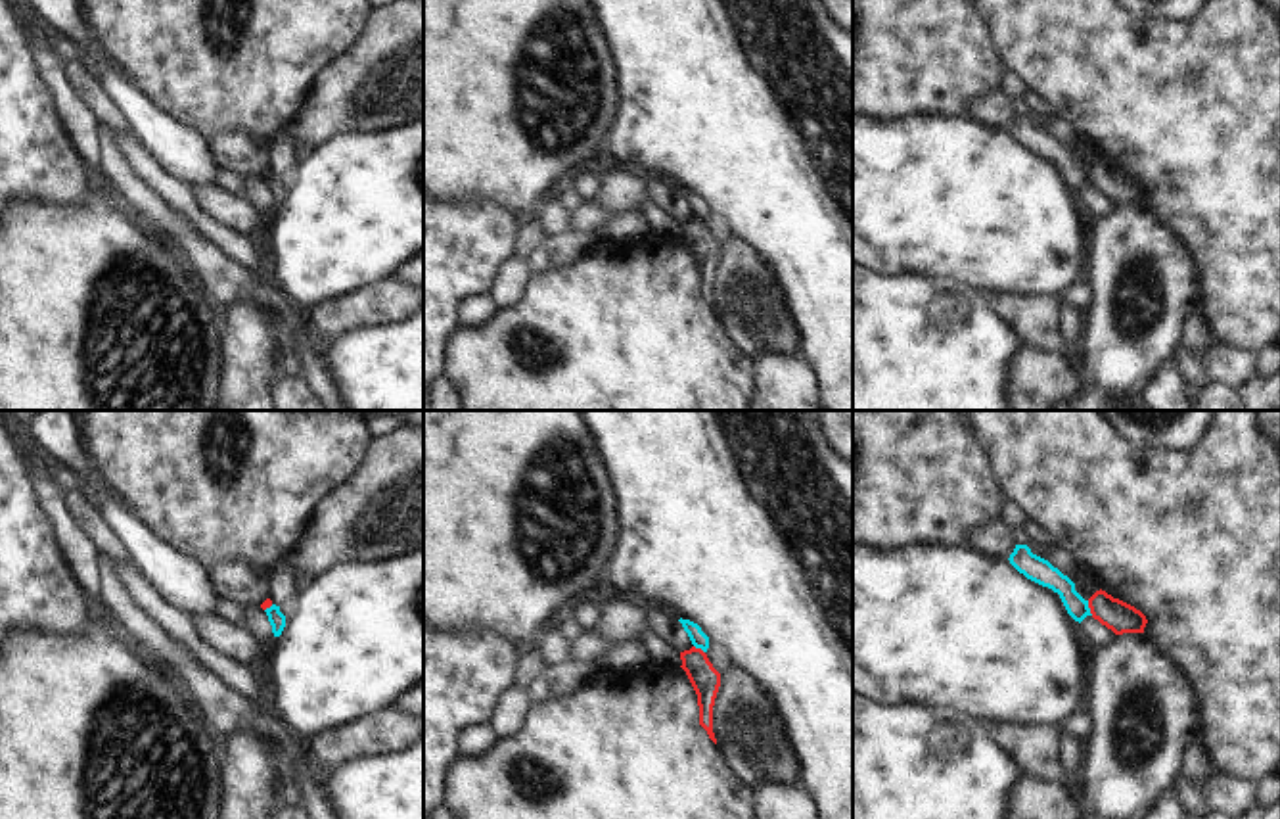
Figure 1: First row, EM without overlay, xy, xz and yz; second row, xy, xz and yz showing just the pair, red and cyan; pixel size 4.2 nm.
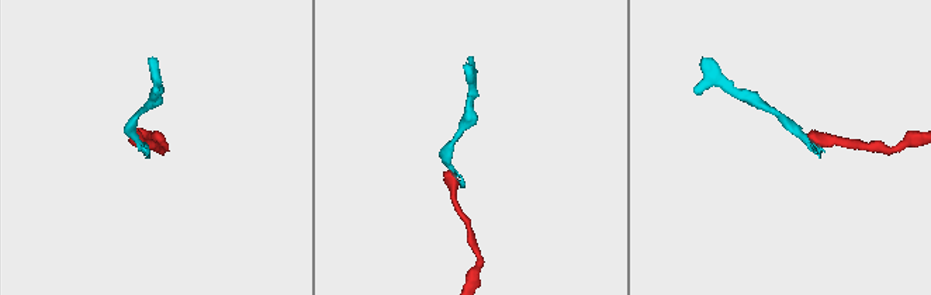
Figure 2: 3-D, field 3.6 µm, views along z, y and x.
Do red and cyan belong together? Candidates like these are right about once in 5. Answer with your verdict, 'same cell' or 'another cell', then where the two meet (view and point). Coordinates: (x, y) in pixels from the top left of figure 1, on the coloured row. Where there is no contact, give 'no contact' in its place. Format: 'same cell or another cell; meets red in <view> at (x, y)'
another cell; meets red in yz at (1089, 607)

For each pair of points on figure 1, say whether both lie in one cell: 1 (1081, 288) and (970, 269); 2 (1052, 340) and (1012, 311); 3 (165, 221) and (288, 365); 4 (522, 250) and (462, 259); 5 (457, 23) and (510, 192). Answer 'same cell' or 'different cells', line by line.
1: different cells
2: same cell
3: different cells
4: different cells
5: same cell

